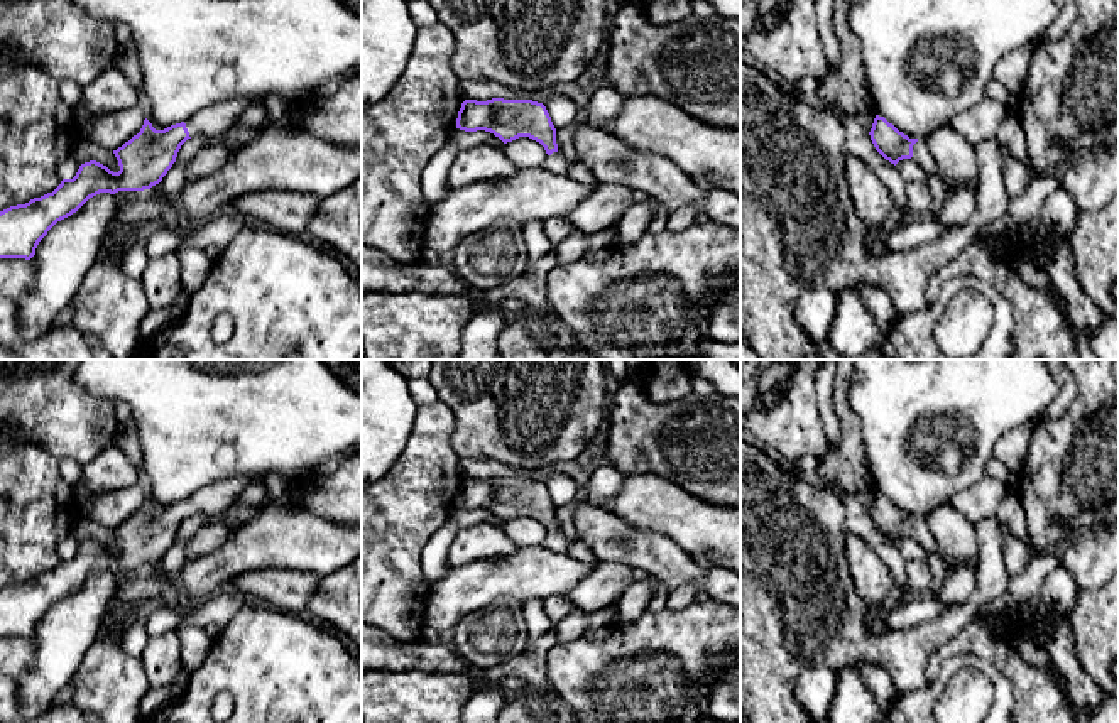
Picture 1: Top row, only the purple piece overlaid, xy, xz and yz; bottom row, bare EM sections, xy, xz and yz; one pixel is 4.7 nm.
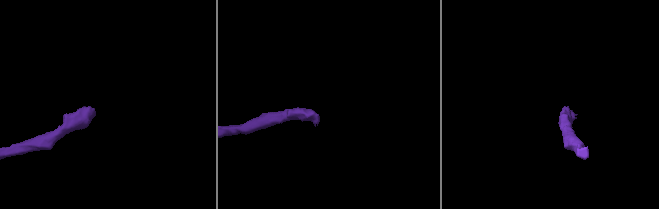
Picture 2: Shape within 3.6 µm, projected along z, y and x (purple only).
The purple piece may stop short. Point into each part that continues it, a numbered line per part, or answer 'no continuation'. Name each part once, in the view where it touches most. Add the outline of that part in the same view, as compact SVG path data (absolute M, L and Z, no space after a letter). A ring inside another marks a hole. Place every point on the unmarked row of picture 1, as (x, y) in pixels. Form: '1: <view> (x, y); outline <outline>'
1: yz (922, 534); outline M928 515L918 517L918 520L913 524L913 535L911 537L918 544L921 544L928 552L938 552L943 559L943 554L940 552L938 544L928 527Z

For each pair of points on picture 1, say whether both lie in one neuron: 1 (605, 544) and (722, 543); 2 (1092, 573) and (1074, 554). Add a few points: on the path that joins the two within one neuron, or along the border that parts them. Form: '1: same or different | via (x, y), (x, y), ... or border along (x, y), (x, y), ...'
1: different | border along (638, 527), (670, 536), (692, 558)
2: same | via (1087, 568), (1079, 559)

